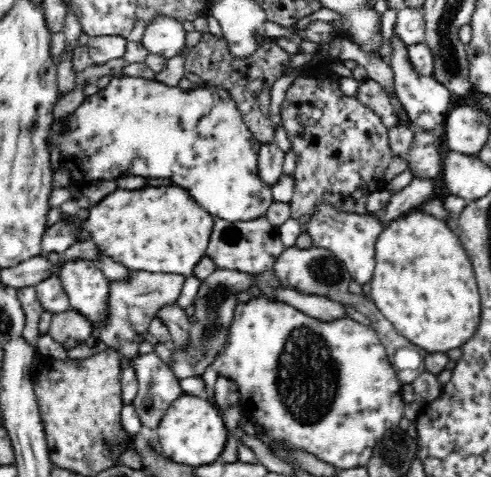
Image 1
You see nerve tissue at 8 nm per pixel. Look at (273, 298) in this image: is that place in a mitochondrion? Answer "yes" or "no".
no

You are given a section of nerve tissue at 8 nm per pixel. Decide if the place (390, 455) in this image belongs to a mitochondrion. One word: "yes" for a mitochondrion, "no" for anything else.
yes

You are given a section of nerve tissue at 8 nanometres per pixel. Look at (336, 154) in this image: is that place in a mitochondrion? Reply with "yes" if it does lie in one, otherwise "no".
no

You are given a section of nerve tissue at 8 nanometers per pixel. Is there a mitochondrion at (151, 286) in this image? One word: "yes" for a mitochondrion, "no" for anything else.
yes

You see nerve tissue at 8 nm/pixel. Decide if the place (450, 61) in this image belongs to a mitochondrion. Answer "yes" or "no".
yes

